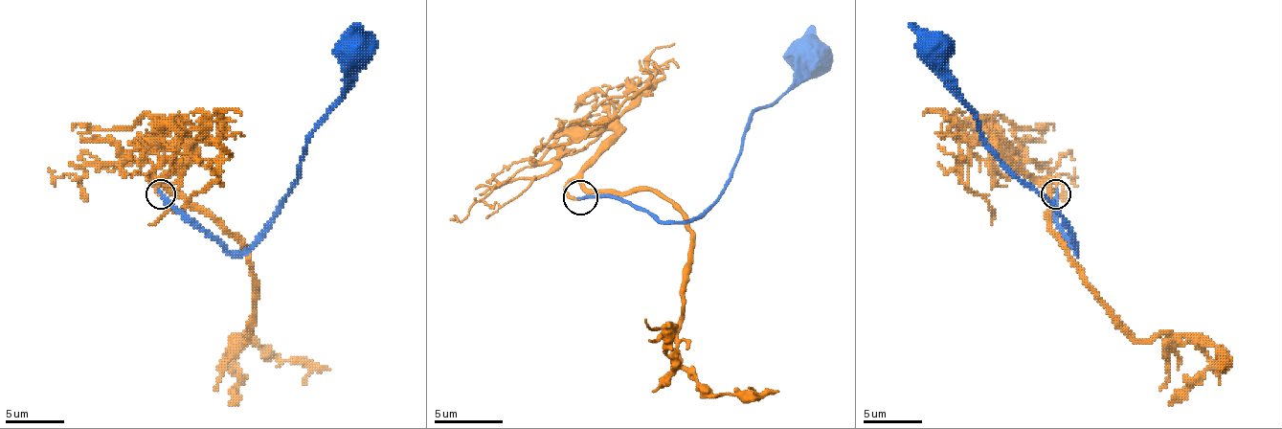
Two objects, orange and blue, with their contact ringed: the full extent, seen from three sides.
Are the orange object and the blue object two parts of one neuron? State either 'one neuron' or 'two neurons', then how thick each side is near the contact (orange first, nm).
one neuron | 190/240 nm

